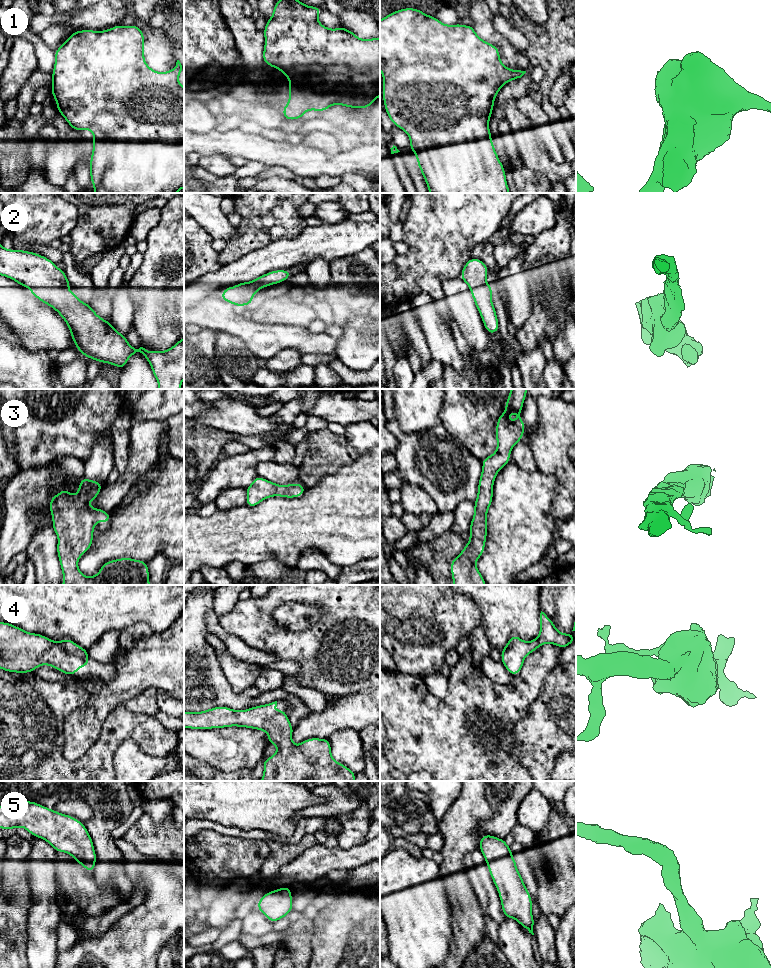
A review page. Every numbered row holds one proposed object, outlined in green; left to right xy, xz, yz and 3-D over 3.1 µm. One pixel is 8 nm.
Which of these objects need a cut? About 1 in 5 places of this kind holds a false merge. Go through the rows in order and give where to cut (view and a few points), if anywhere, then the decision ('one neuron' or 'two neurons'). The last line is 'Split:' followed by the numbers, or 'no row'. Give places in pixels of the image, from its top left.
1: no cut | one neuron
2: no cut | one neuron
3: no cut | one neuron
4: no cut | one neuron
5: no cut | one neuron
Split: no row

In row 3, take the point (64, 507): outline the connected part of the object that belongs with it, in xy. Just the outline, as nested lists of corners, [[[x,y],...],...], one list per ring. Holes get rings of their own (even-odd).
[[[83,476],[79,483],[77,495],[62,489],[50,499],[49,511],[53,521],[53,530],[58,537],[57,554],[63,574],[62,585],[150,585],[147,562],[128,557],[110,560],[102,564],[95,576],[85,576],[78,569],[78,560],[93,544],[93,531],[97,522],[110,523],[111,515],[100,508],[90,508],[89,502],[100,494],[100,481],[89,480]]]

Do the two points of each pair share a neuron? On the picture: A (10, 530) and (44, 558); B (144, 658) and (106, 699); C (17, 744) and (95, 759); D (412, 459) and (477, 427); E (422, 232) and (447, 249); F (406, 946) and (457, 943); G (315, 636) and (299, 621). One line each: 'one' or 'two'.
A: two
B: one
C: one
D: two
E: one
F: two
G: two

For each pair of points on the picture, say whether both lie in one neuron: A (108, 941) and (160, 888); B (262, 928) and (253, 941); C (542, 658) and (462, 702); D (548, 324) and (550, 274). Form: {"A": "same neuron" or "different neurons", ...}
{"A": "same neuron", "B": "different neurons", "C": "same neuron", "D": "same neuron"}

